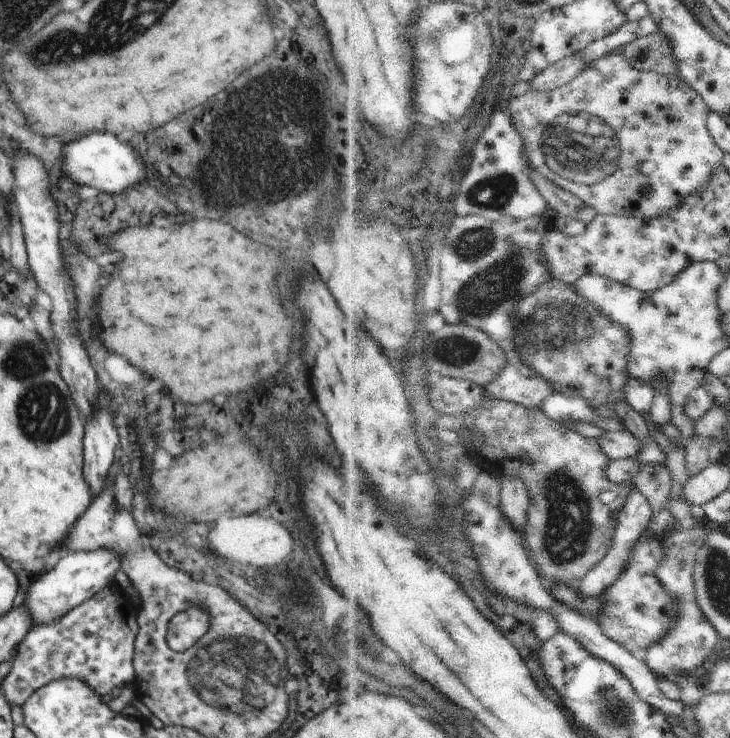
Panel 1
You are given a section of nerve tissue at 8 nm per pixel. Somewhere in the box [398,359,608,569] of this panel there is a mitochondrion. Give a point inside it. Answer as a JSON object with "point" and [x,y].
{"point":[568,525]}

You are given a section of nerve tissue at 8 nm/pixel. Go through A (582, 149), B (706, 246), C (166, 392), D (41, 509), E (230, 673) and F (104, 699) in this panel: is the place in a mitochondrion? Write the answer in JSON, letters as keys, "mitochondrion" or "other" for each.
{"A":"mitochondrion","B":"other","C":"other","D":"other","E":"mitochondrion","F":"other"}

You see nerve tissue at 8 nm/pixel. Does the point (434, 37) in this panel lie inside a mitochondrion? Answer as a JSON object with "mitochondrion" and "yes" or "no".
{"mitochondrion":"yes"}

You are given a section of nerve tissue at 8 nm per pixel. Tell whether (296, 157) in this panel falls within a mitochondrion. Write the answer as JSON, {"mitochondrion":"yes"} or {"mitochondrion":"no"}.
{"mitochondrion":"yes"}

